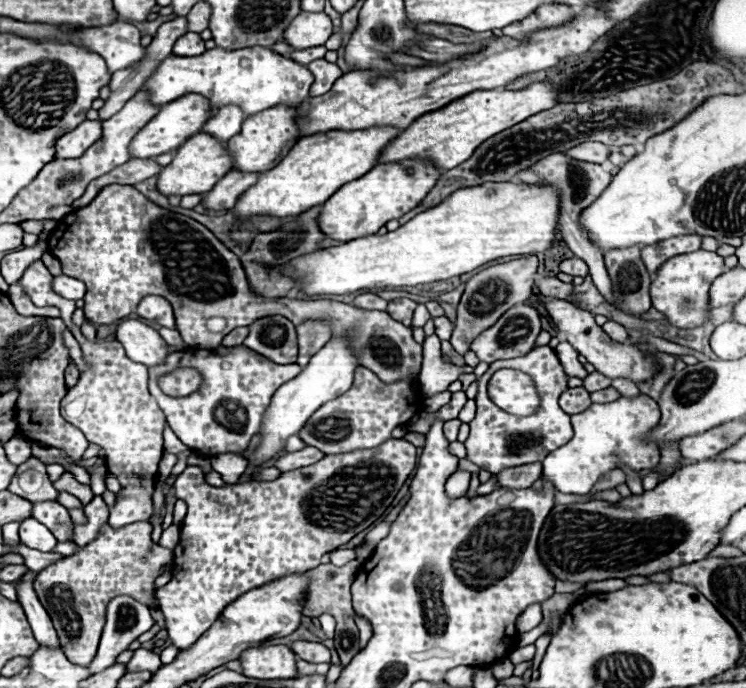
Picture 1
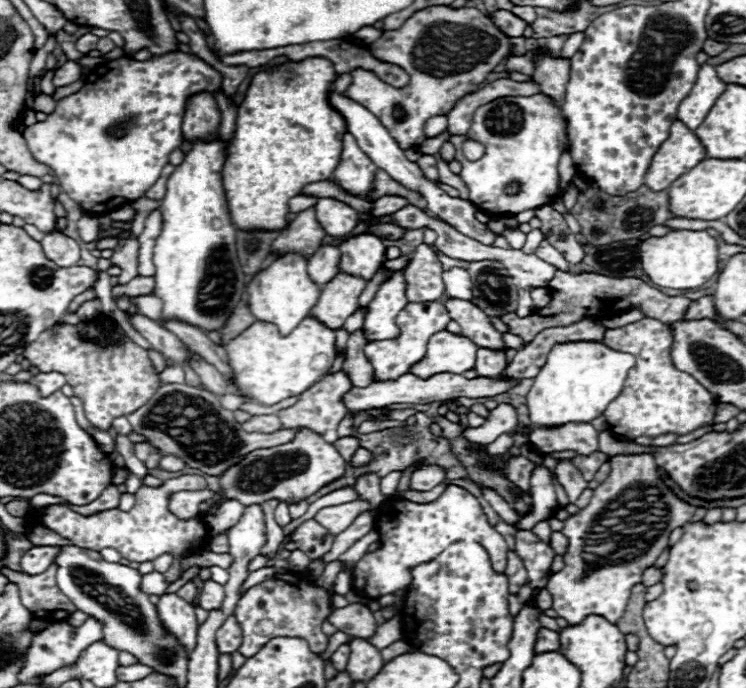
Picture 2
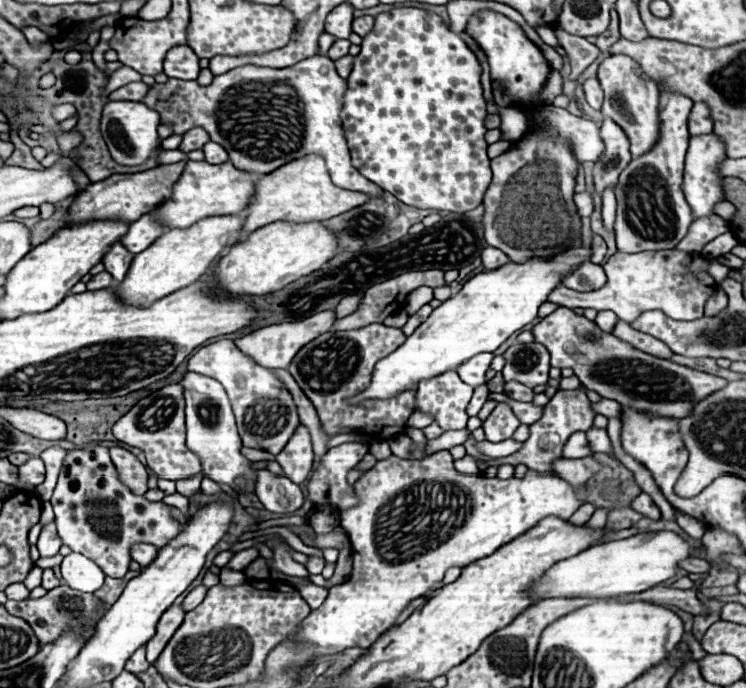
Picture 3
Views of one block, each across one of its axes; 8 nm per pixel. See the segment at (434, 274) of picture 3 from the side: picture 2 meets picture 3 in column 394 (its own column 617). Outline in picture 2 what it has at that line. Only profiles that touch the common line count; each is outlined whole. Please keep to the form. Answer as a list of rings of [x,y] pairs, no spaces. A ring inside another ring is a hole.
[[[556,272],[556,276],[548,284],[550,290],[550,304],[546,308],[534,310],[526,318],[518,318],[516,314],[504,314],[502,320],[508,324],[510,332],[524,338],[528,344],[536,334],[540,334],[546,328],[554,326],[568,326],[572,322],[578,322],[582,318],[604,318],[608,314],[620,314],[626,310],[642,310],[648,318],[656,318],[664,324],[672,324],[682,318],[686,312],[686,306],[690,304],[684,296],[666,296],[660,290],[648,286],[640,278],[612,278],[596,272],[582,272],[582,274],[570,274],[570,272]]]

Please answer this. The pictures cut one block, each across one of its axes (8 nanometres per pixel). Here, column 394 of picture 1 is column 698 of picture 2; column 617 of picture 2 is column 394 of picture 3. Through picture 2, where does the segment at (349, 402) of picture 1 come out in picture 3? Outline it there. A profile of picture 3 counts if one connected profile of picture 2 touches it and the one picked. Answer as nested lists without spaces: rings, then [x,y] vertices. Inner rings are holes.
[[[370,324],[358,330],[344,330],[344,332],[326,332],[308,342],[292,360],[288,366],[288,372],[294,376],[298,386],[304,390],[304,394],[312,400],[312,404],[318,410],[322,430],[326,434],[336,434],[338,430],[352,428],[352,430],[364,430],[368,434],[376,434],[380,438],[392,438],[396,434],[408,434],[414,443],[412,452],[413,460],[421,460],[428,456],[426,450],[426,438],[422,430],[410,430],[406,426],[406,420],[410,418],[414,410],[414,396],[416,390],[408,390],[402,396],[396,396],[388,402],[364,402],[358,406],[346,404],[346,398],[352,394],[362,392],[372,378],[374,364],[396,350],[406,336],[400,328],[388,328],[384,324]]]

